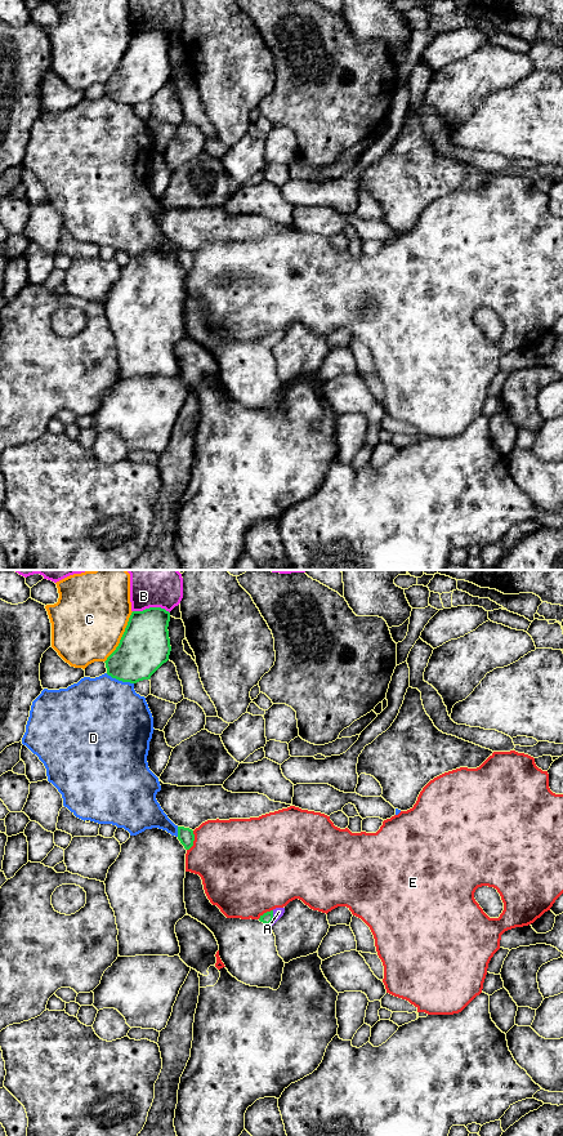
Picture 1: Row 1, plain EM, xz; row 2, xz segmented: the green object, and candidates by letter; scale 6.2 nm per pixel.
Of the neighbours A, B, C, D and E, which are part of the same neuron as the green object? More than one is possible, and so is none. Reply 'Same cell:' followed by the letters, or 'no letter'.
Same cell: A

